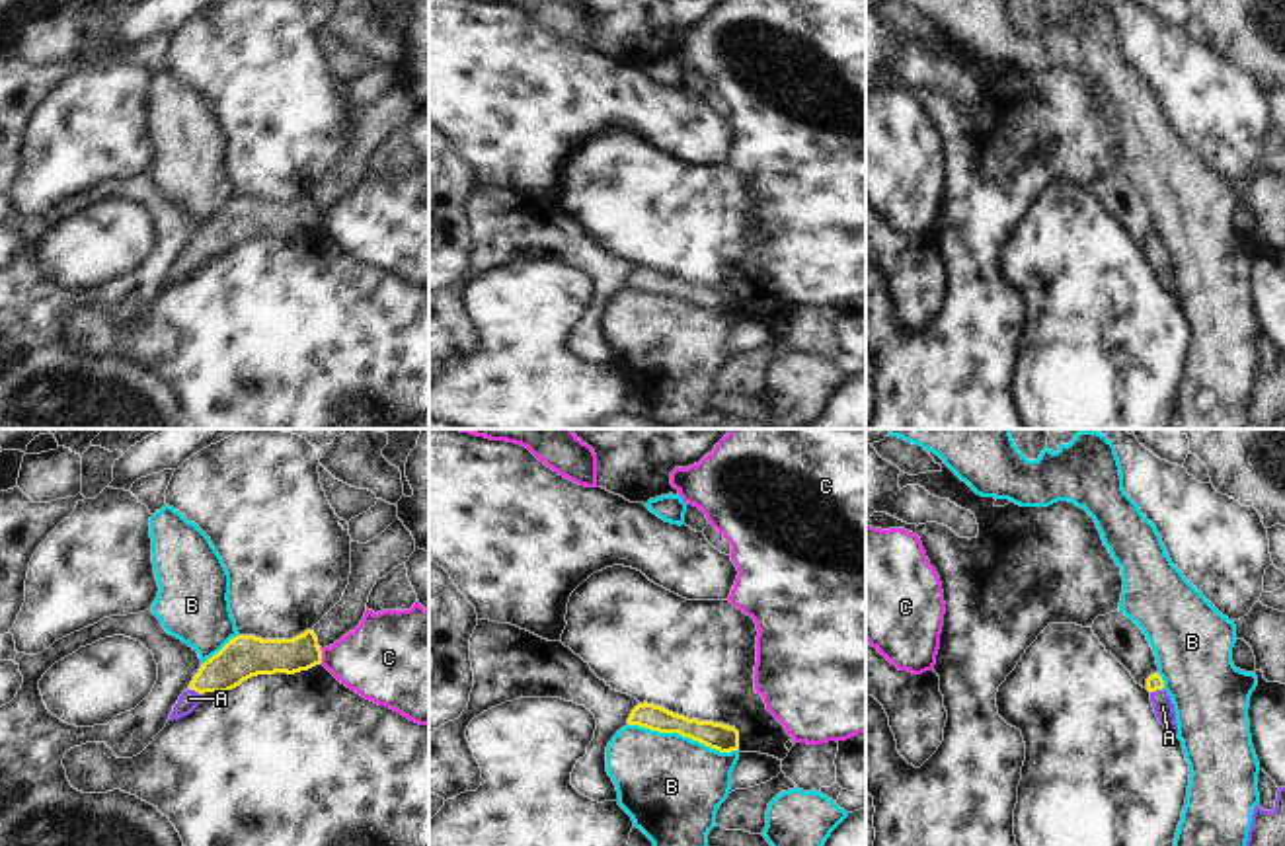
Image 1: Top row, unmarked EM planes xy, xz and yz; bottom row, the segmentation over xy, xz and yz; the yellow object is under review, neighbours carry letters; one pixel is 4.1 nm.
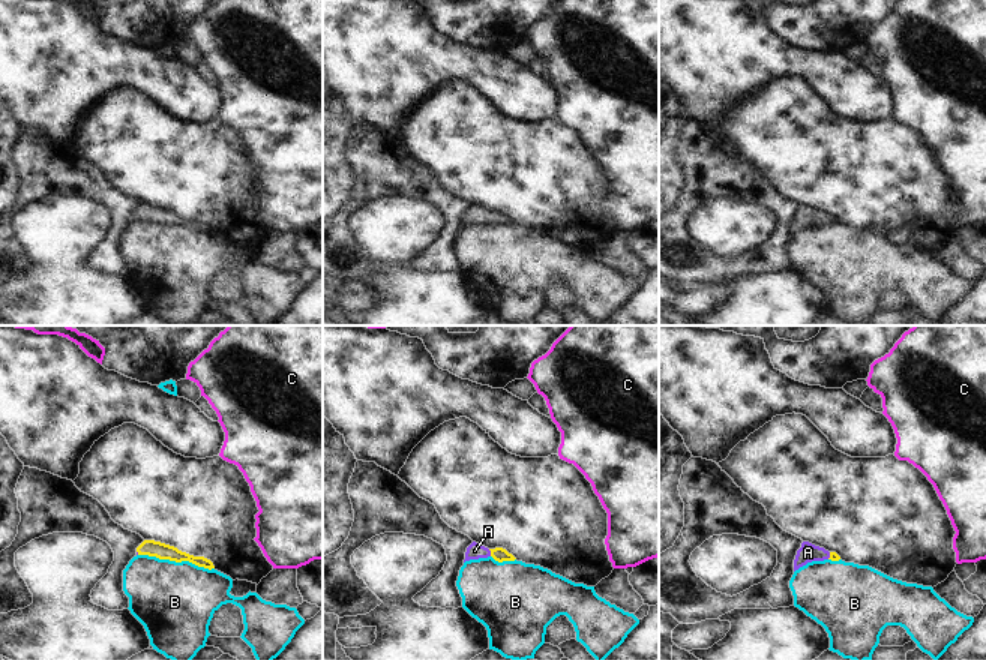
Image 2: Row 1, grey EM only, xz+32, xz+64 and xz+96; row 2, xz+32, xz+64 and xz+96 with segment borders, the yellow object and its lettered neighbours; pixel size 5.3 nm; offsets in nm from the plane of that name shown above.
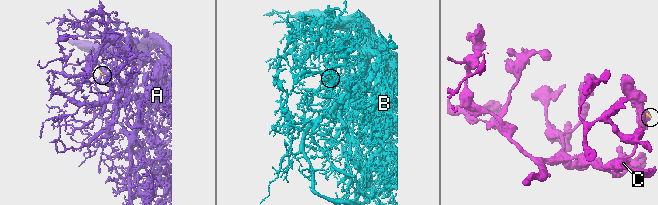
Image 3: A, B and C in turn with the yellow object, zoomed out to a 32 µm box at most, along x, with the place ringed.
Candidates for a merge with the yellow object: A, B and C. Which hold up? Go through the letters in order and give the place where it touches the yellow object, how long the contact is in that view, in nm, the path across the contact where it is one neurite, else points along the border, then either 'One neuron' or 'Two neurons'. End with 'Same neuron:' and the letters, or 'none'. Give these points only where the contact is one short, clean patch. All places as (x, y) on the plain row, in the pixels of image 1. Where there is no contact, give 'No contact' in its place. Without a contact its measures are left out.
A: Touches yellow at xy (197, 254). Shared border 50 nm. Path across: xy (242, 221), (197, 254), (190, 262). One neuron
B: Touches yellow at xz (683, 299). Shared border 460 nm. Two neurons
C: Touches yellow at xy (320, 219). Shared border 70 nm. Two neurons
Same neuron: A

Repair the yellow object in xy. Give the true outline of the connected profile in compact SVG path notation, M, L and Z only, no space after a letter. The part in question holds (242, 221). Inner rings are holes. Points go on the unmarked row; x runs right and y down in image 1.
M314 193L292 203L232 201L216 218L207 222L179 259L168 285L189 279L205 255L228 255L257 238L294 238L322 226Z

